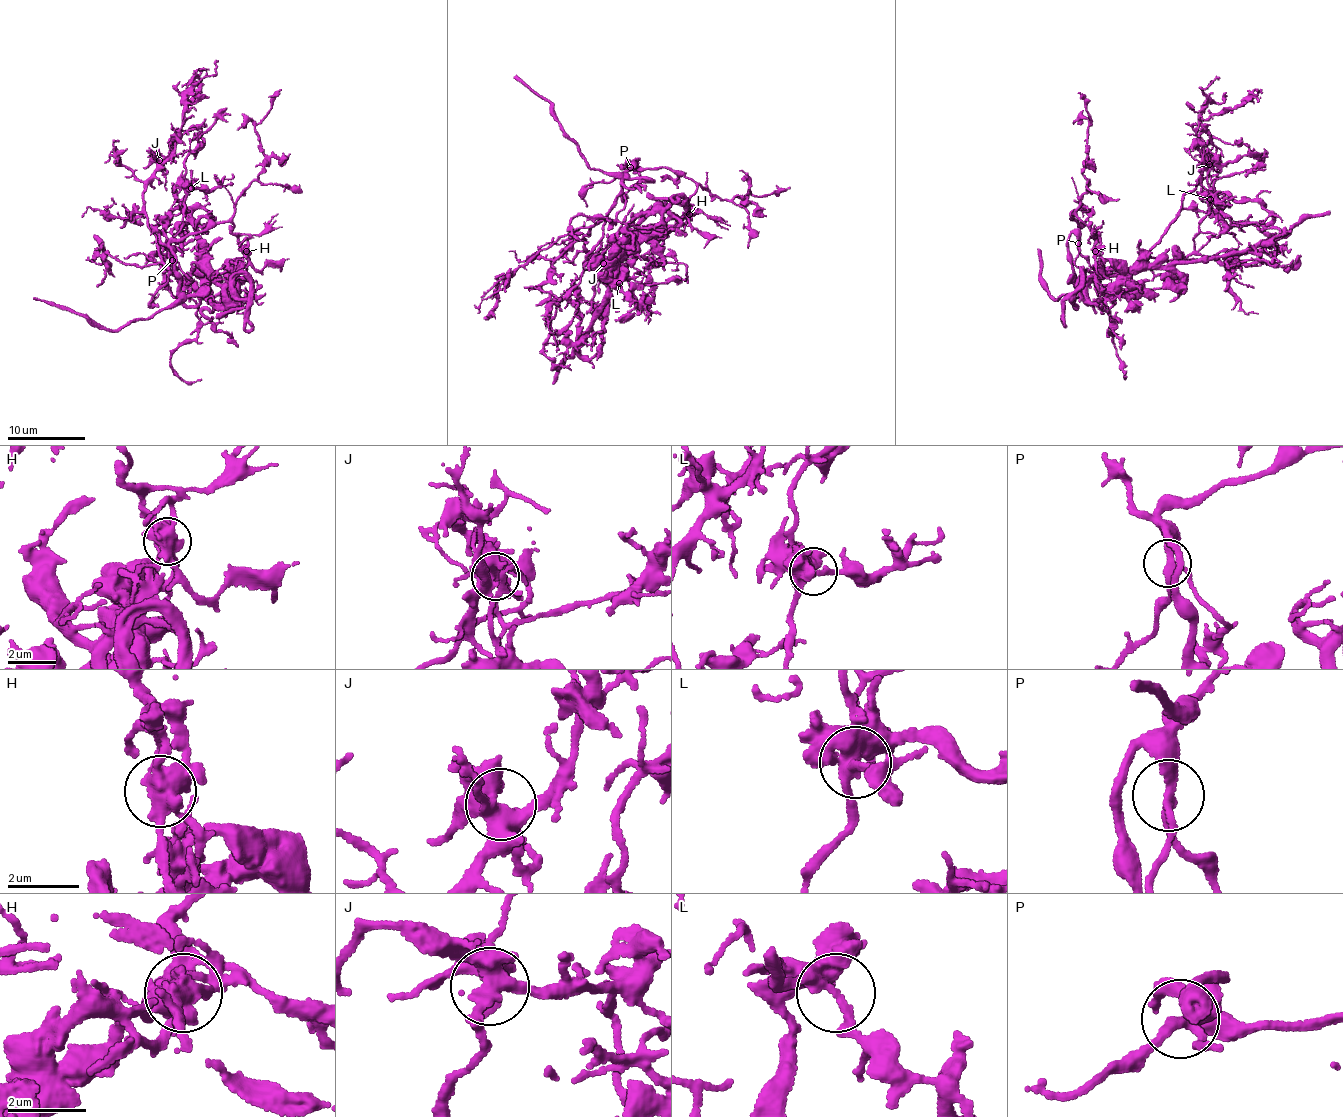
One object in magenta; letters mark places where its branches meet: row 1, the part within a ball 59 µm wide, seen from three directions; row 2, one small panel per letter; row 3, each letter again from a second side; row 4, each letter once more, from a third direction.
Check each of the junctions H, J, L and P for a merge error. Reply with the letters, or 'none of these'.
H

